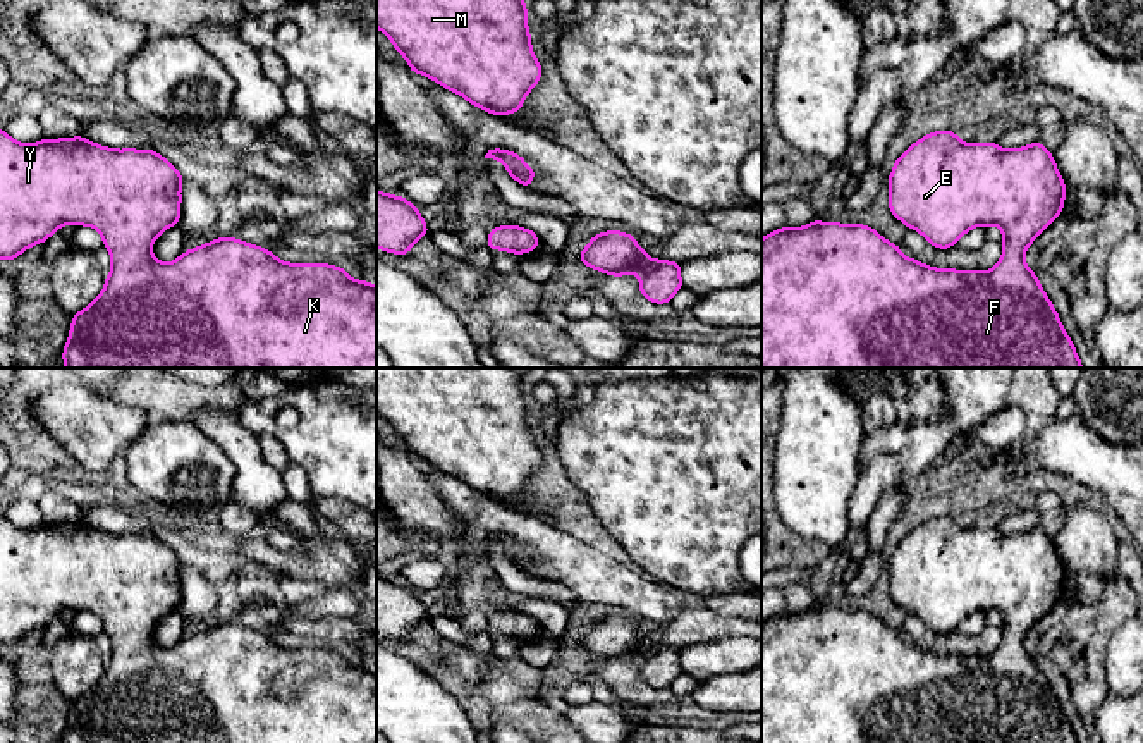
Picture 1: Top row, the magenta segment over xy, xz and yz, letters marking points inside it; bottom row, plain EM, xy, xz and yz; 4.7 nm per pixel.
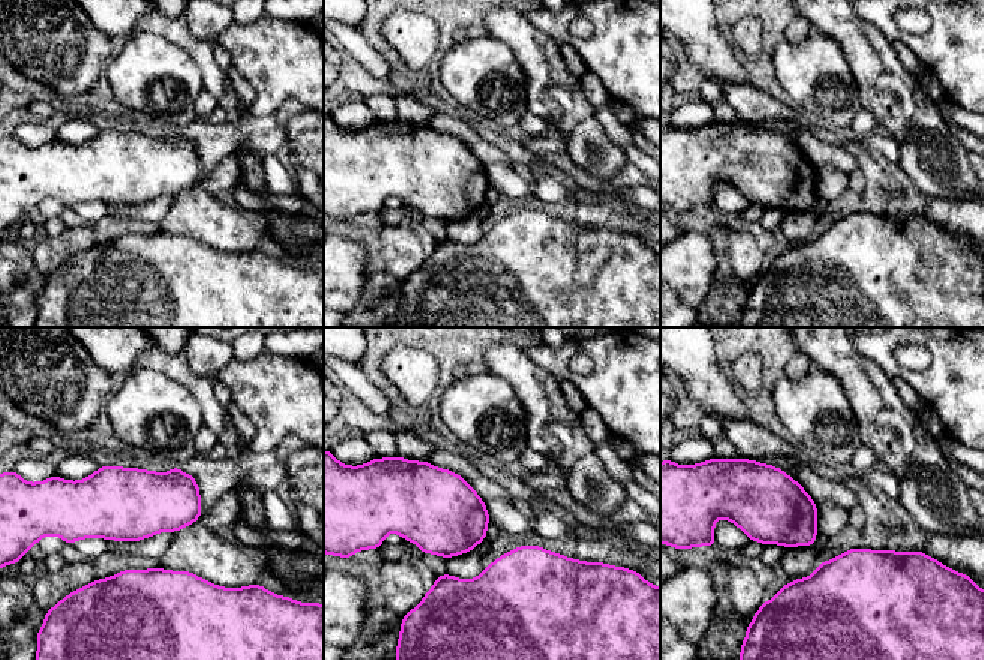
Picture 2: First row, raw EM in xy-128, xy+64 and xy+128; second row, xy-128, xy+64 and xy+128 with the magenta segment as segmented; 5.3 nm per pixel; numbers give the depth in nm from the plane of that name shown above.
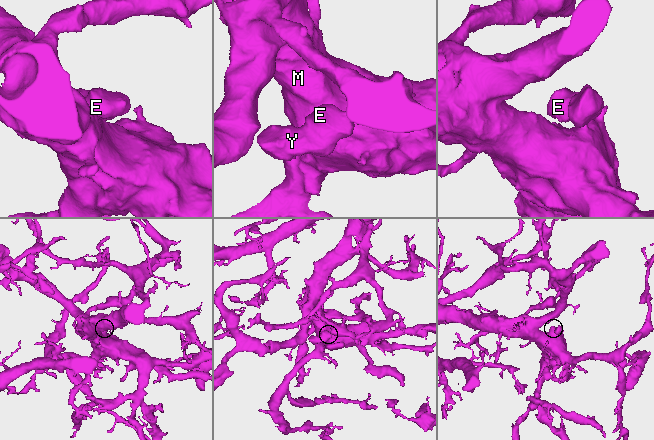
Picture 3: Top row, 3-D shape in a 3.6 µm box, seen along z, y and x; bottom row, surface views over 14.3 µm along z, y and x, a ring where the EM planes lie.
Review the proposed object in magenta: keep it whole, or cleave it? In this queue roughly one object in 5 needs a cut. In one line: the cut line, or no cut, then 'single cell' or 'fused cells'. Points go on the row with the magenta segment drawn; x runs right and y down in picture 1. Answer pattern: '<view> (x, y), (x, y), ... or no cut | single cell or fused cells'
no cut | single cell

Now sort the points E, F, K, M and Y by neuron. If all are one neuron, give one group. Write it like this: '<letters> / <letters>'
E F K M Y

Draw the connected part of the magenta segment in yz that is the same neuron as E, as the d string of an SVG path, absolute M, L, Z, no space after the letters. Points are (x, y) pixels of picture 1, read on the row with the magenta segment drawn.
M952 129L923 136L897 160L887 181L889 208L908 229L916 229L933 248L952 248L959 237L976 225L999 225L1002 229L1004 253L990 270L957 272L954 268L932 268L914 258L906 258L899 244L883 239L877 230L861 224L835 224L813 220L799 229L782 227L761 239L761 368L1083 368L1078 353L1064 330L1060 318L1038 277L1024 263L1026 248L1064 210L1066 184L1055 167L1054 155L1040 143L1016 150L1002 150L995 141L981 144L963 143Z

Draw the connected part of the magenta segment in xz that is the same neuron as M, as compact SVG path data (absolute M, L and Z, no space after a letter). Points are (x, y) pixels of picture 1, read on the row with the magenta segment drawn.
M376 0L376 28L390 38L414 74L425 74L471 105L498 117L521 110L526 95L541 77L523 0Z

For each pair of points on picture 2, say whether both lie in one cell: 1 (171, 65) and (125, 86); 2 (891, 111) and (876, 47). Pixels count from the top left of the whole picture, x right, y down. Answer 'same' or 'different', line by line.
1: same
2: same

